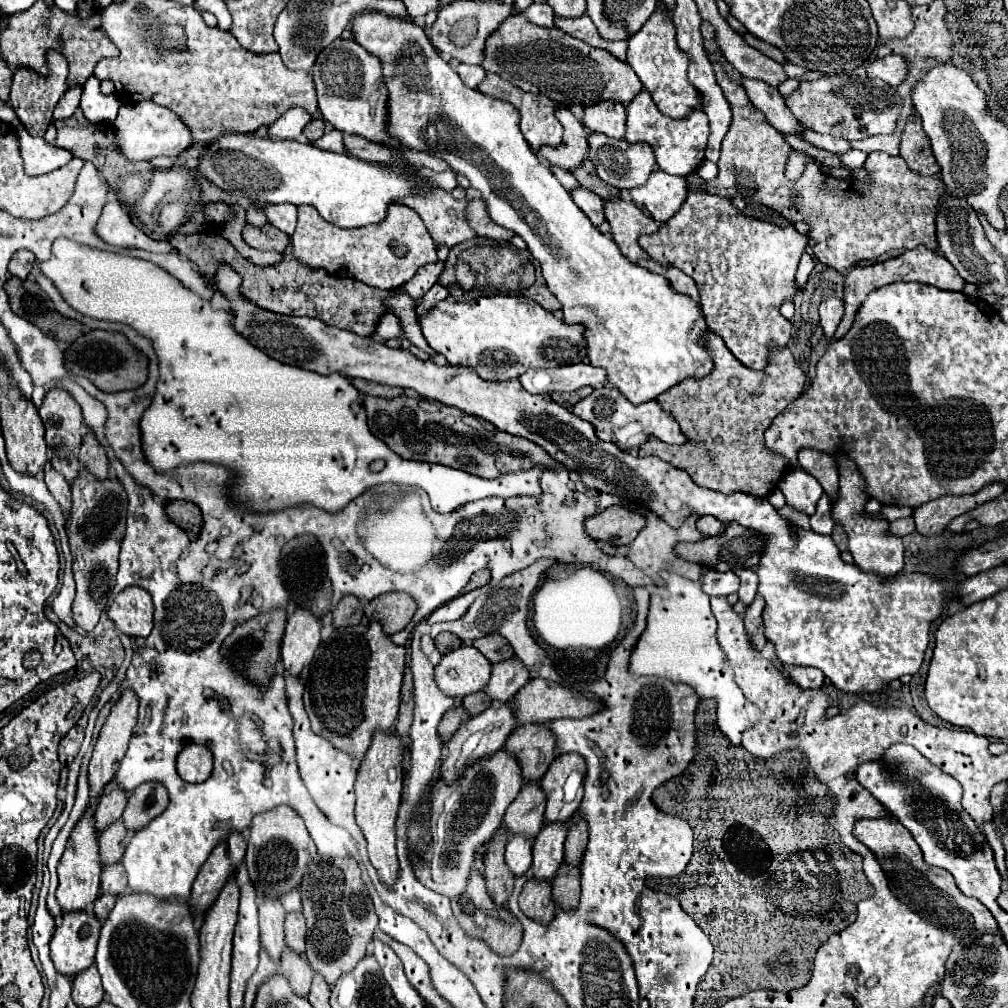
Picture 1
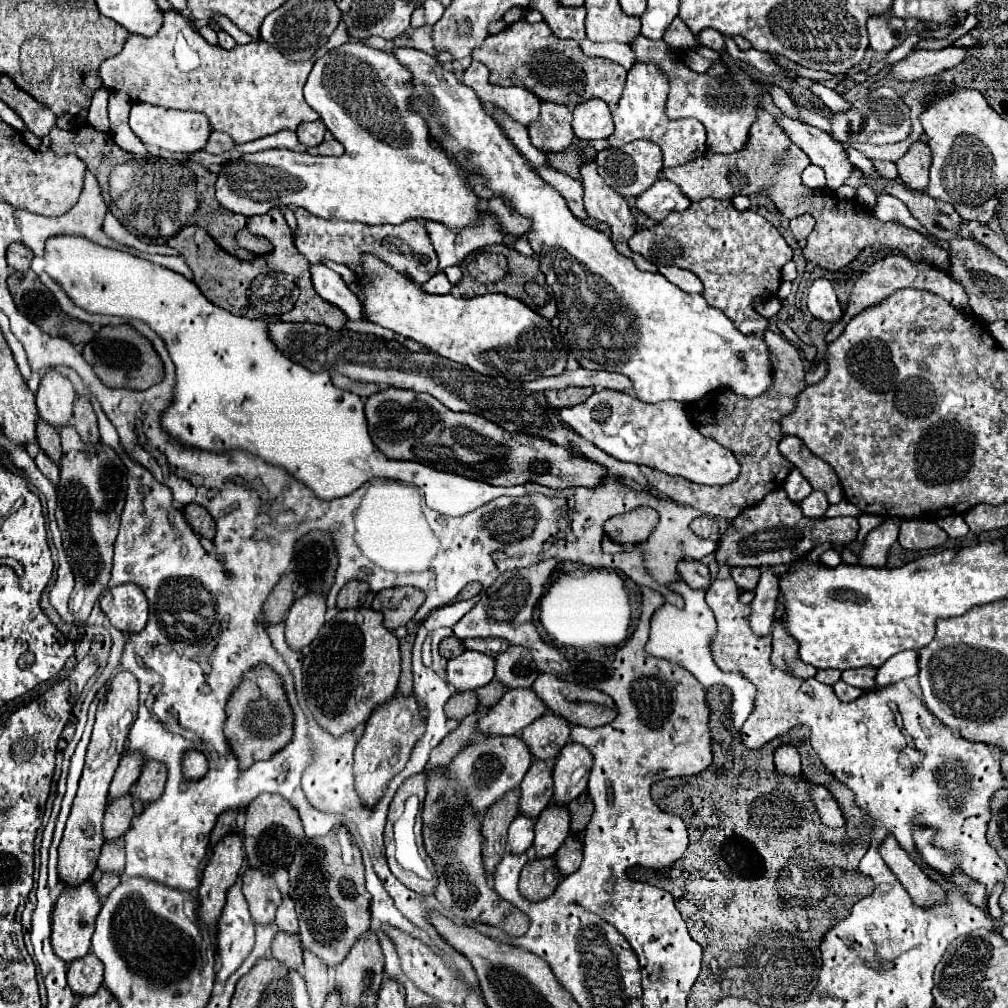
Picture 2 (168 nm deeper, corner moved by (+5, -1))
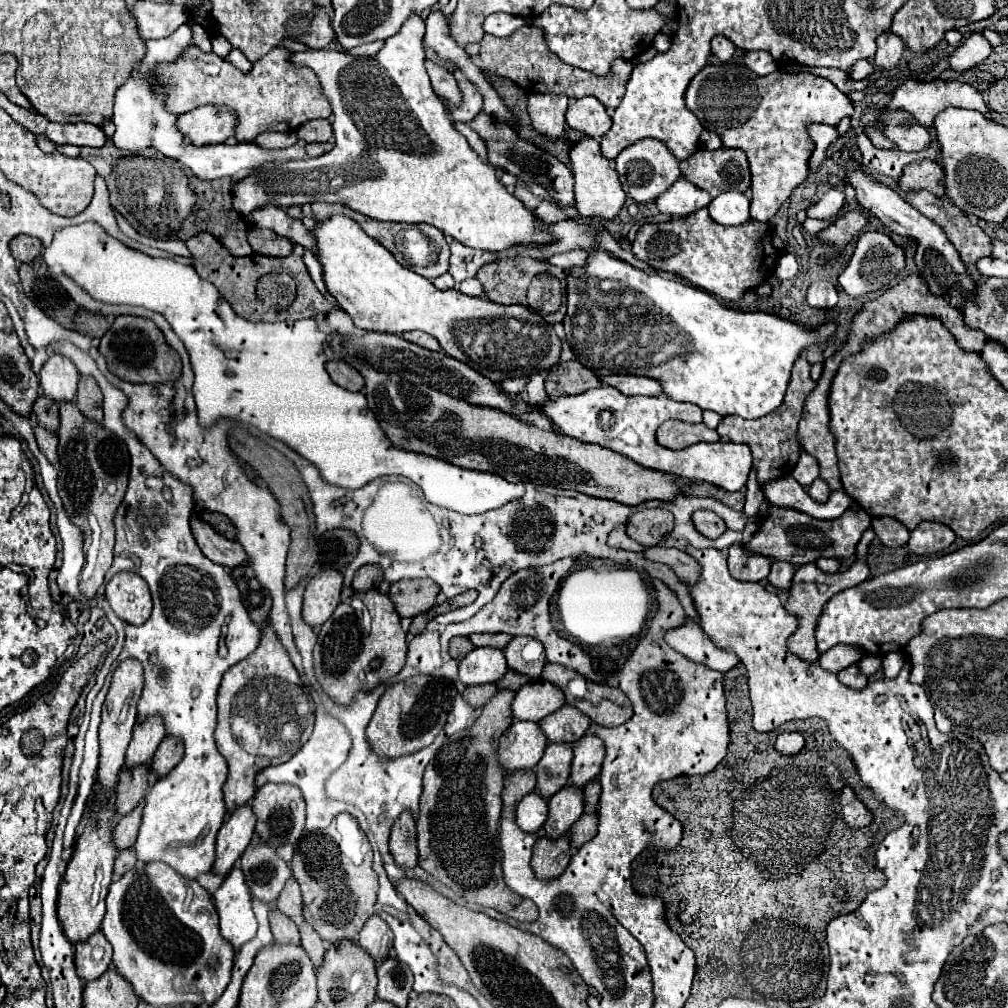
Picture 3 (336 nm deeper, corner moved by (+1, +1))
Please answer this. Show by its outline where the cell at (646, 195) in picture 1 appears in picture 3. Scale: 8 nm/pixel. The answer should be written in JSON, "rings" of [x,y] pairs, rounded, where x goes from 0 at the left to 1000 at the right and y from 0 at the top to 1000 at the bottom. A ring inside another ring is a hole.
{"rings":[[[677,176],[659,193],[651,197],[651,203],[657,211],[663,211],[667,215],[681,215],[696,205],[702,205],[704,199],[706,195],[702,189],[688,186],[685,180]]]}

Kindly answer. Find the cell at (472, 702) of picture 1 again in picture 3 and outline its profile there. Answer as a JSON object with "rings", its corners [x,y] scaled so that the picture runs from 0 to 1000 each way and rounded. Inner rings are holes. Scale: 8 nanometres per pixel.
{"rings":[[[504,666],[496,676],[494,676],[494,682],[496,684],[508,684],[508,686],[514,686],[518,680],[522,680],[526,676],[524,670],[516,670],[512,666]]]}

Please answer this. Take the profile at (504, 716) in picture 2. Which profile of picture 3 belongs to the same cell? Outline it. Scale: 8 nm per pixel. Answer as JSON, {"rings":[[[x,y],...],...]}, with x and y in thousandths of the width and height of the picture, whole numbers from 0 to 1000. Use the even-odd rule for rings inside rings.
{"rings":[[[532,674],[514,684],[508,699],[510,713],[516,715],[538,715],[562,697],[560,686],[540,674]]]}

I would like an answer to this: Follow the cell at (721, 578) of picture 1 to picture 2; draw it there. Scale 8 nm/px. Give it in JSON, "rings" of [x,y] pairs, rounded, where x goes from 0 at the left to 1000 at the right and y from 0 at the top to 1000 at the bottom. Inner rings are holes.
{"rings":[[[677,557],[673,561],[673,568],[688,584],[700,584],[706,578],[704,564],[700,561],[696,561],[694,557]]]}

